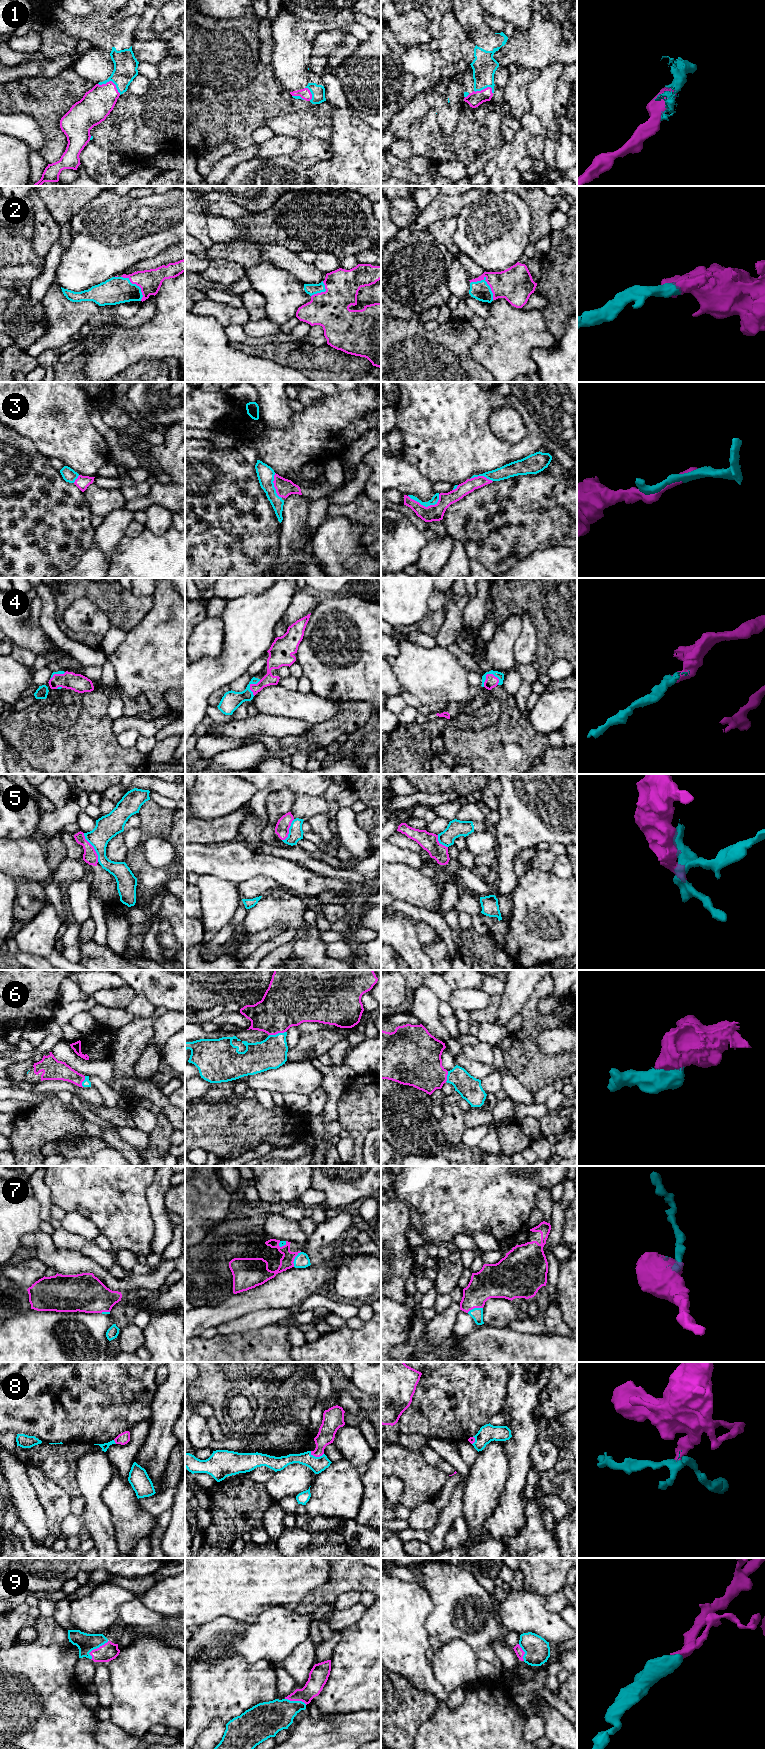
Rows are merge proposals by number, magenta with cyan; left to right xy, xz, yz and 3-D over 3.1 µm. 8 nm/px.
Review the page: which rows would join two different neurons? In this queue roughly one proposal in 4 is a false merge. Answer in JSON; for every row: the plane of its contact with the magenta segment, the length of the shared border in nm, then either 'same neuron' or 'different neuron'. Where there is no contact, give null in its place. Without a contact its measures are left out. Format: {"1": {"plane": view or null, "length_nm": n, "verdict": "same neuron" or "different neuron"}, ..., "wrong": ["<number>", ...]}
{"1": {"plane": "xy", "length_nm": 200, "verdict": "same neuron"}, "2": {"plane": "yz", "length_nm": 240, "verdict": "same neuron"}, "3": {"plane": "yz", "length_nm": 260, "verdict": "same neuron"}, "4": {"plane": "yz", "length_nm": 150, "verdict": "same neuron"}, "5": {"plane": "xy", "length_nm": 260, "verdict": "different neuron"}, "6": {"plane": "xz", "length_nm": 140, "verdict": "same neuron"}, "7": {"plane": "xz", "length_nm": 140, "verdict": "same neuron"}, "8": {"plane": "xz", "length_nm": 110, "verdict": "same neuron"}, "9": {"plane": "xy", "length_nm": 200, "verdict": "same neuron"}, "wrong": ["5"]}

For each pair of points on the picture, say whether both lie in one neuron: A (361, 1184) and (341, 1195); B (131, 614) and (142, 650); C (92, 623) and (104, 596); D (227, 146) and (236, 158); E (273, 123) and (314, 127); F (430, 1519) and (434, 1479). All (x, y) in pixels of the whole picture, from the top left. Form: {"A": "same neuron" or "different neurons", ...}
{"A": "same neuron", "B": "different neurons", "C": "different neurons", "D": "different neurons", "E": "same neuron", "F": "different neurons"}

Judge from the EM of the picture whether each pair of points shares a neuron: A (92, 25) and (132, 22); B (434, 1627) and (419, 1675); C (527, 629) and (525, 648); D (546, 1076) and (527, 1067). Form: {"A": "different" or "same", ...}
{"A": "same", "B": "different", "C": "same", "D": "same"}

